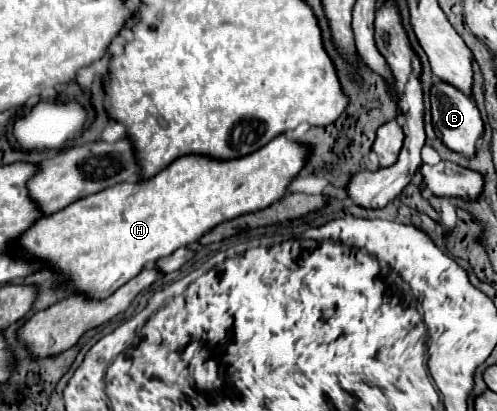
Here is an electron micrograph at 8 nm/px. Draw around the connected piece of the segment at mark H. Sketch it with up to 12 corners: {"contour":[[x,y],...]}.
{"contour":[[286,134],[186,154],[40,218],[18,250],[102,300],[212,226],[278,202]]}

